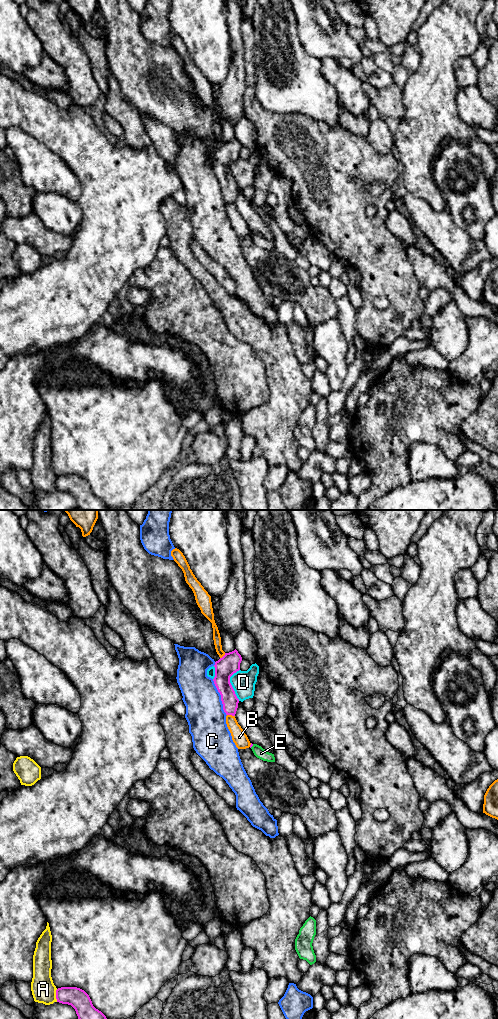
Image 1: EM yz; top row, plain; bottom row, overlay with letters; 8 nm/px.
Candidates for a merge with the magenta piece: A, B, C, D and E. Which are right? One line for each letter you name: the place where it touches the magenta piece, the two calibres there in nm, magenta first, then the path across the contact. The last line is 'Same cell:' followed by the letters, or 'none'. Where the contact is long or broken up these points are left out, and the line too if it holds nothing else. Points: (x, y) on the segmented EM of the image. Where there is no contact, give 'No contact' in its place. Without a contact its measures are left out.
Same cell: none

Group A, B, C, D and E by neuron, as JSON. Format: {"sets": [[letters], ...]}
{"sets": [["A"], ["B"], ["C"], ["D"], ["E"]]}

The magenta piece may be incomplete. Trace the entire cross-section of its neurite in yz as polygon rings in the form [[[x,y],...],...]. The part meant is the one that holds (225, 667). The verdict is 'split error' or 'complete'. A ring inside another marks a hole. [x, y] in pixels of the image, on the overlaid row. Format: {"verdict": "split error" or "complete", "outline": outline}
{"verdict": "complete", "outline": [[[235,649],[215,662],[214,684],[221,695],[223,710],[226,715],[235,716],[239,699],[230,683],[230,677],[240,670],[241,655]]]}

